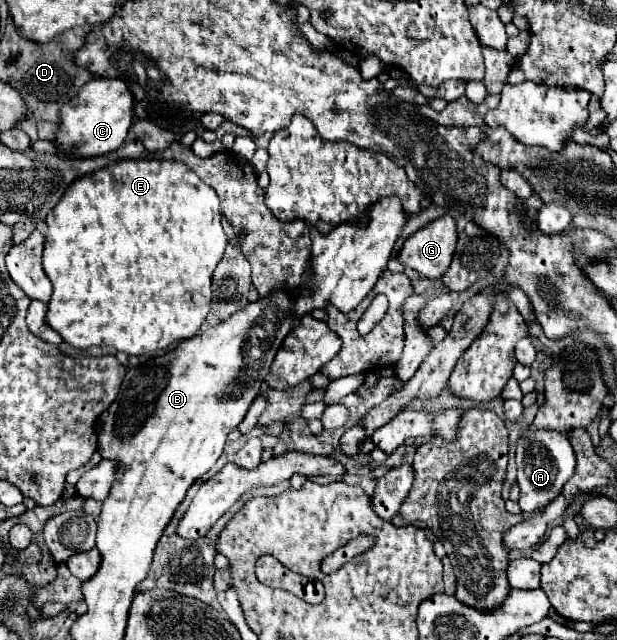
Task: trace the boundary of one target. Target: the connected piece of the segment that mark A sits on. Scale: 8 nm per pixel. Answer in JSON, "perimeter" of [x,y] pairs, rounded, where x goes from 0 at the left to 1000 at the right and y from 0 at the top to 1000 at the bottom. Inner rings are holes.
{"perimeter":[[[849,669],[836,697],[836,728],[840,728],[840,759],[843,759],[843,794],[849,803],[865,803],[878,797],[895,778],[911,769],[911,759],[930,741],[934,713],[921,684],[901,672],[865,672]],[[862,697],[875,700],[862,700]],[[872,703],[872,706],[865,706]],[[878,703],[878,706],[875,706]]]}

